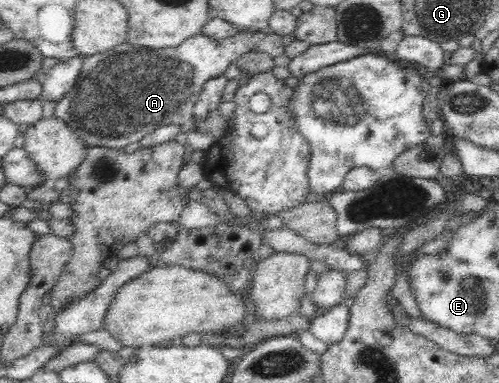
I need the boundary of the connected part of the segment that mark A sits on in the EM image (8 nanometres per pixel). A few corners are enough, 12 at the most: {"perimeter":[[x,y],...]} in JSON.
{"perimeter":[[197,33],[82,58],[54,116],[88,146],[120,150],[188,128],[210,77],[277,34]]}

